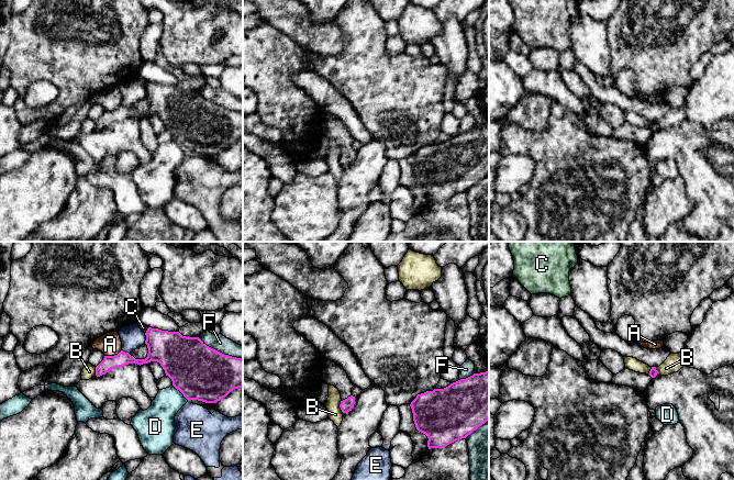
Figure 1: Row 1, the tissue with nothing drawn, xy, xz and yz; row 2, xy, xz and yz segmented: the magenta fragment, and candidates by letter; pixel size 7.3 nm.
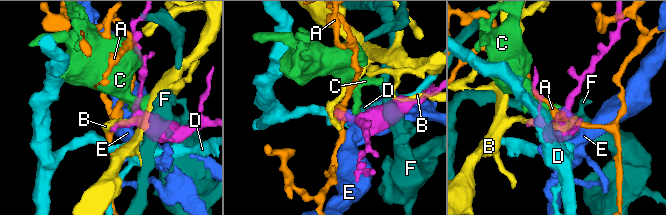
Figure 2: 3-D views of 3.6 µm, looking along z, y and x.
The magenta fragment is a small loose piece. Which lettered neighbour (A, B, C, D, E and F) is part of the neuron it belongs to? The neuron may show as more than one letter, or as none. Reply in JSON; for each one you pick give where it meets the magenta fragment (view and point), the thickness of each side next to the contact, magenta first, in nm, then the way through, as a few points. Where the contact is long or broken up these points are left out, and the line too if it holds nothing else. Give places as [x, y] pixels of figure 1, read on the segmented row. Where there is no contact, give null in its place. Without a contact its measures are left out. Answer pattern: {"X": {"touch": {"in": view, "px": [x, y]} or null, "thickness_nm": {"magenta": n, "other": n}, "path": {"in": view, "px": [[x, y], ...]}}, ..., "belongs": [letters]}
{"belongs": []}

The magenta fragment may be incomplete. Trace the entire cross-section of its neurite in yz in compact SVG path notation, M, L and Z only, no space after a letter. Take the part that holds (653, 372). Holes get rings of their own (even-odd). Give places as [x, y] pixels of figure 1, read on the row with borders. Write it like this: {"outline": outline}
{"outline": "M652 367L648 375L635 372L627 368L613 376L610 383L616 386L631 387L641 393L644 393L652 379L657 376L656 367Z"}

